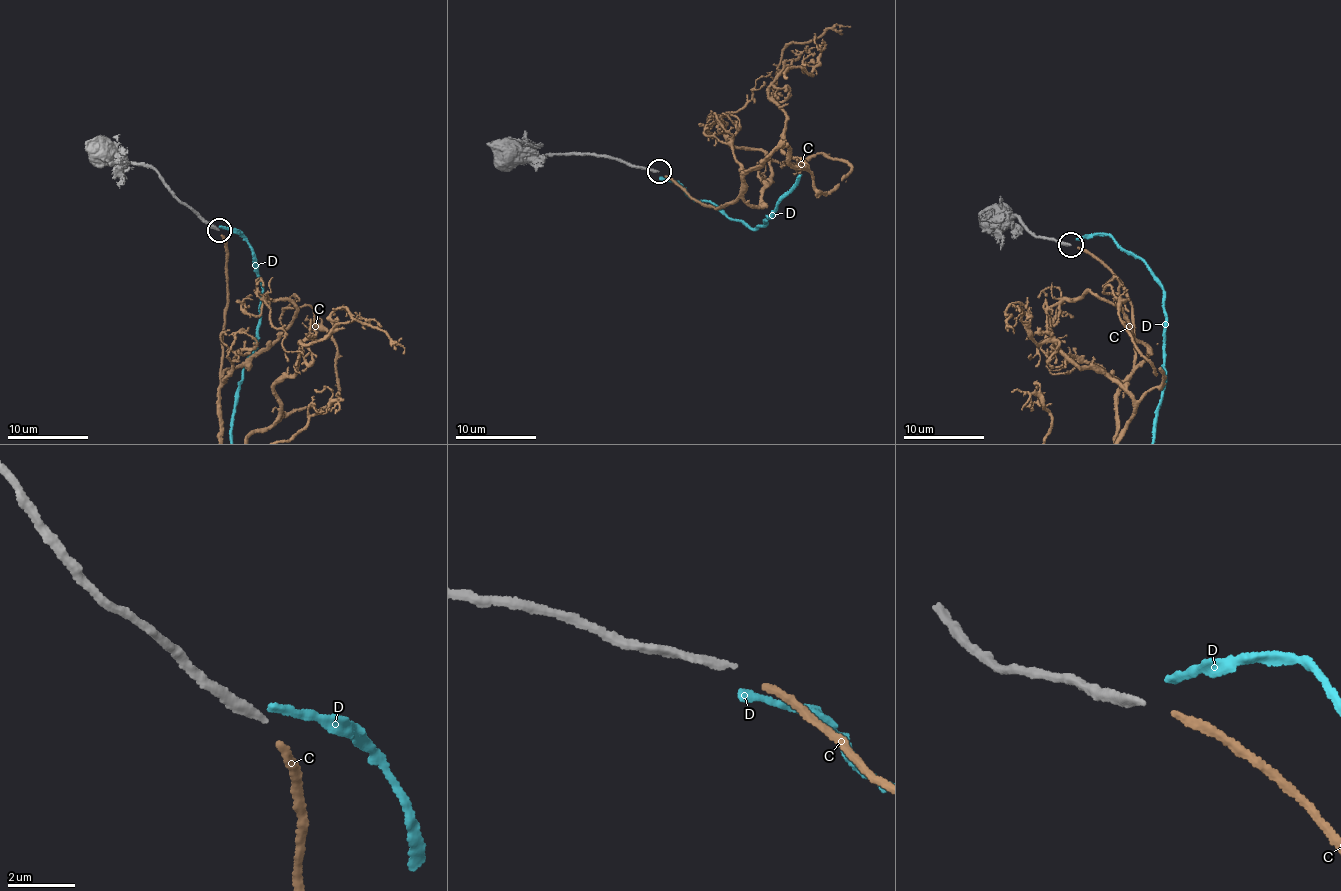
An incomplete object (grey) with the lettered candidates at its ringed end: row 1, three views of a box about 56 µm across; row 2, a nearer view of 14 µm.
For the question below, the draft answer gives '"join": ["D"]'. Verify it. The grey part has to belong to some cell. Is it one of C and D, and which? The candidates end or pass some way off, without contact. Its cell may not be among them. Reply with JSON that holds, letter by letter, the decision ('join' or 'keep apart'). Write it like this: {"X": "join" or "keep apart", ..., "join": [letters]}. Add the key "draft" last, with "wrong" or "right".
{"C": "join", "D": "keep apart", "join": ["C"], "draft": "wrong"}

